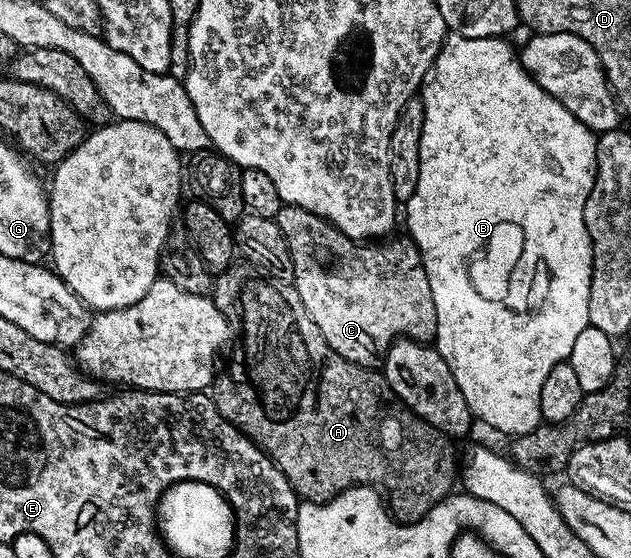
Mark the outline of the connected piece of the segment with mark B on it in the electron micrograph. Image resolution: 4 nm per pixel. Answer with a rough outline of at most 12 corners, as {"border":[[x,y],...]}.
{"border":[[447,34],[405,203],[436,346],[517,437],[590,326],[596,135]]}

